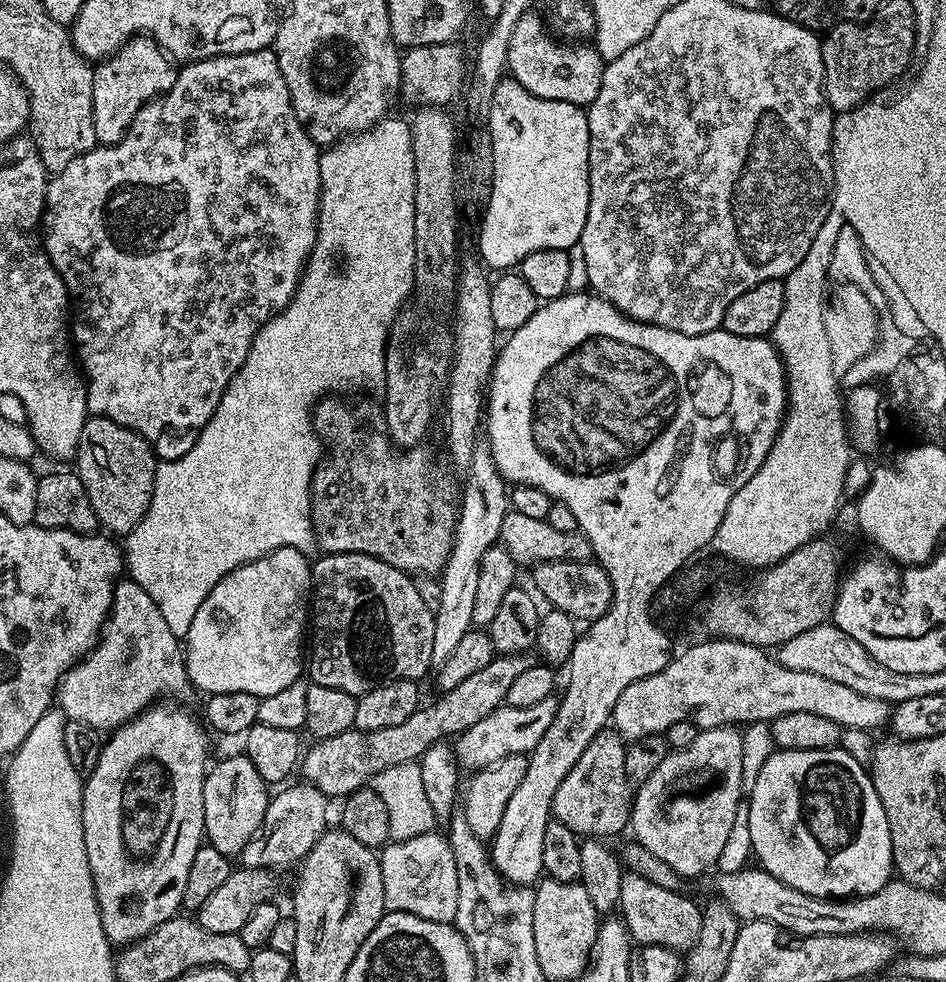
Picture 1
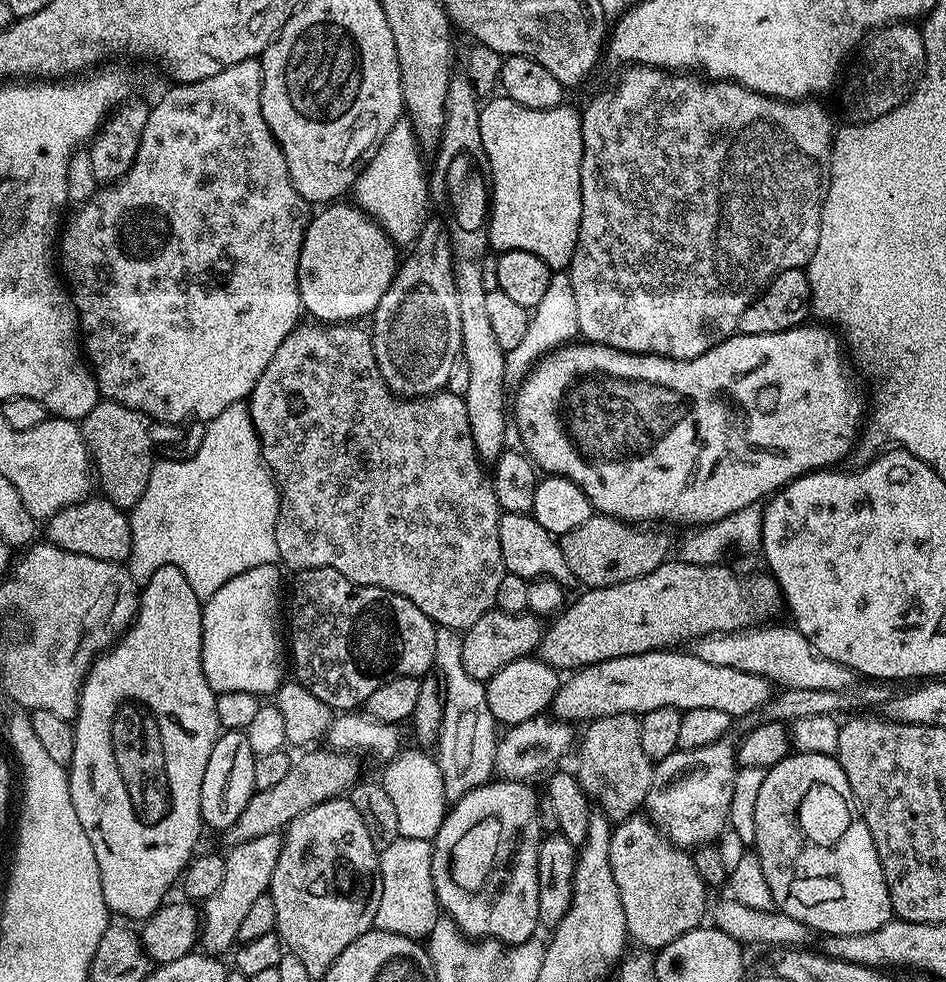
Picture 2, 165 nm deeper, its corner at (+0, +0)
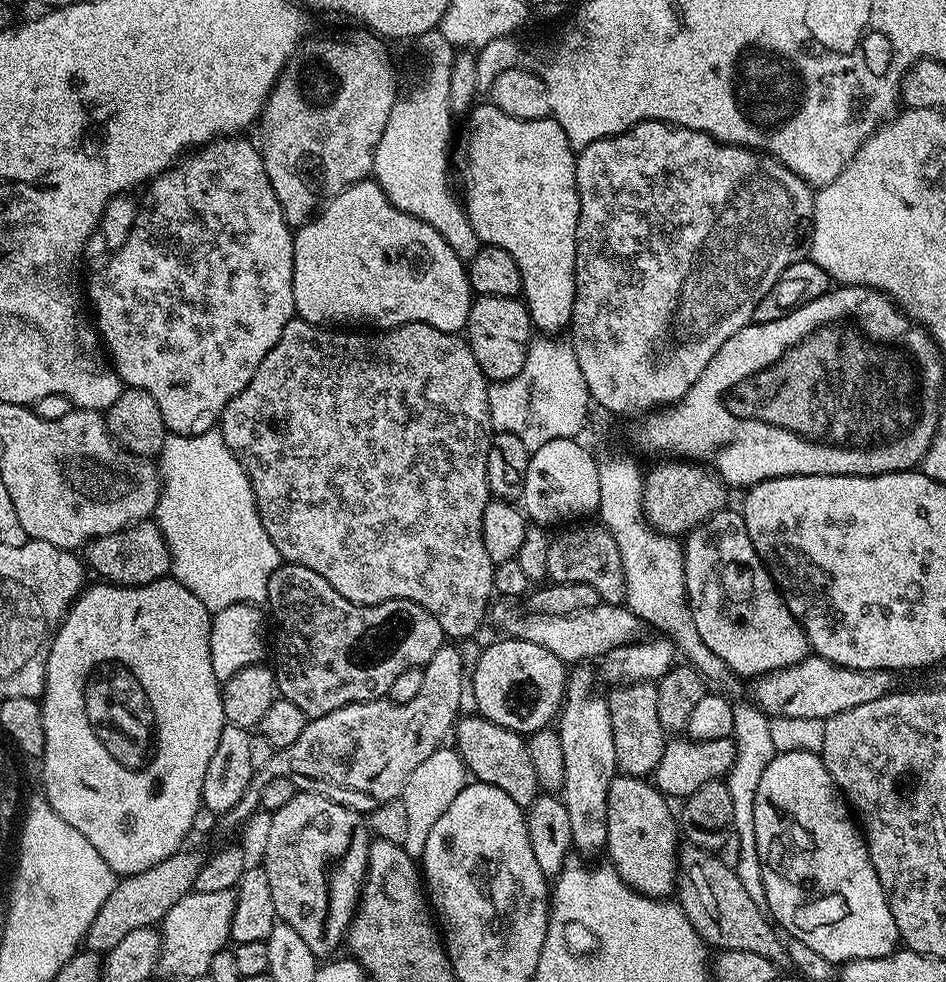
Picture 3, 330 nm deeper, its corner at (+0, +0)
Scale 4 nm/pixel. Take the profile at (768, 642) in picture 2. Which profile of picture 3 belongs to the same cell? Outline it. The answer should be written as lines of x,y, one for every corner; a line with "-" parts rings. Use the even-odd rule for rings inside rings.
601,602
590,610
578,610
574,614
565,616
544,616
541,612
532,612
528,616
519,616
512,612
505,622
504,628
509,637
526,642
534,642
558,659
571,662
588,662
591,656
603,658
610,650
614,650
623,644
634,644
641,639
642,630
646,625
639,620
626,606
618,604
605,604

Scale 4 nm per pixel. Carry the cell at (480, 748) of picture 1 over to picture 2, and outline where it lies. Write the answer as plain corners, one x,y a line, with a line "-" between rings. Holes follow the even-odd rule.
653,650
619,656
587,665
573,671
569,676
572,677
561,683
554,701
555,715
568,722
577,722
576,720
591,722
603,716
623,712
643,714
659,708
679,708
689,712
709,708
722,710
722,714
730,718
736,718
736,716
747,718
752,712
760,712
774,696
773,685
764,676
746,674
730,666
714,666
714,662
702,662
702,658
692,655
688,650

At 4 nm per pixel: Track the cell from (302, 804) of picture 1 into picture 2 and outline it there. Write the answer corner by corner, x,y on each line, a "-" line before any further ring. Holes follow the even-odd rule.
271,832
270,834
262,834
262,838
250,838
250,842
242,842
227,849
228,852
224,856
226,874
222,877
222,886
215,894
210,894
210,898
203,901
202,904
202,919
200,922
198,944
205,953
224,954
220,952
229,951
228,953
231,953
233,951
234,945
237,943
238,926
242,926
244,915
249,912
252,903
257,898
262,898
266,895
272,887
274,866
278,866
278,854
282,850
283,845
281,833

